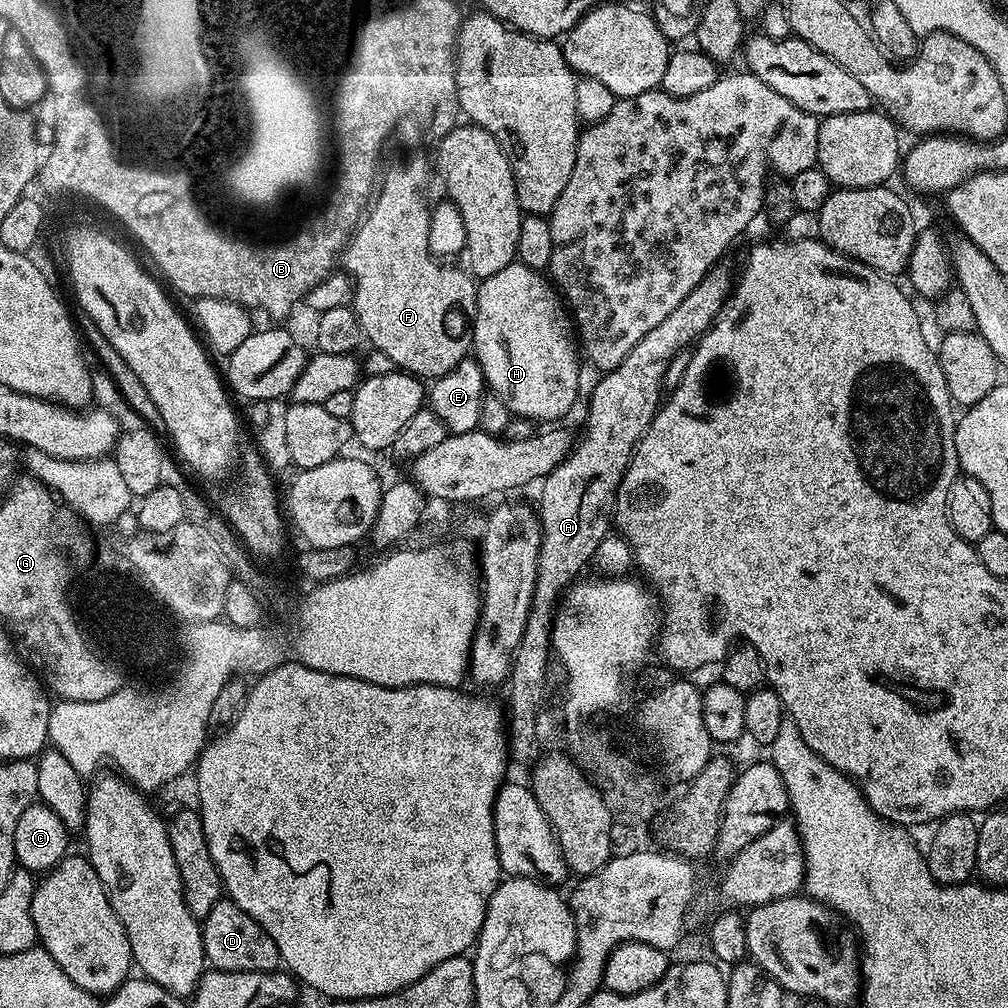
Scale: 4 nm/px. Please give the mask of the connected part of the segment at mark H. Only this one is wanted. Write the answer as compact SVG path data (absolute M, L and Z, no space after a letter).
M513 262L510 266L498 270L498 274L490 274L479 281L476 290L476 316L472 319L471 351L474 353L474 359L482 366L485 385L491 389L495 396L502 398L502 402L506 402L506 406L512 411L513 417L524 417L535 422L541 422L541 420L548 420L544 422L560 422L563 421L560 419L575 406L576 399L581 395L578 390L578 370L580 369L581 361L579 359L576 360L578 344L574 339L574 321L565 301L558 295L551 279L543 271L519 262Z

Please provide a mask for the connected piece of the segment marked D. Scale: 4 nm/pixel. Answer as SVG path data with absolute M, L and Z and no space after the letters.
M221 898L214 910L202 917L200 933L204 959L215 971L274 972L281 967L280 951L274 938L270 938L270 934L266 934L266 930L262 930L262 926L258 926L258 922L254 922L254 918L250 918L250 914L243 912L232 900Z

